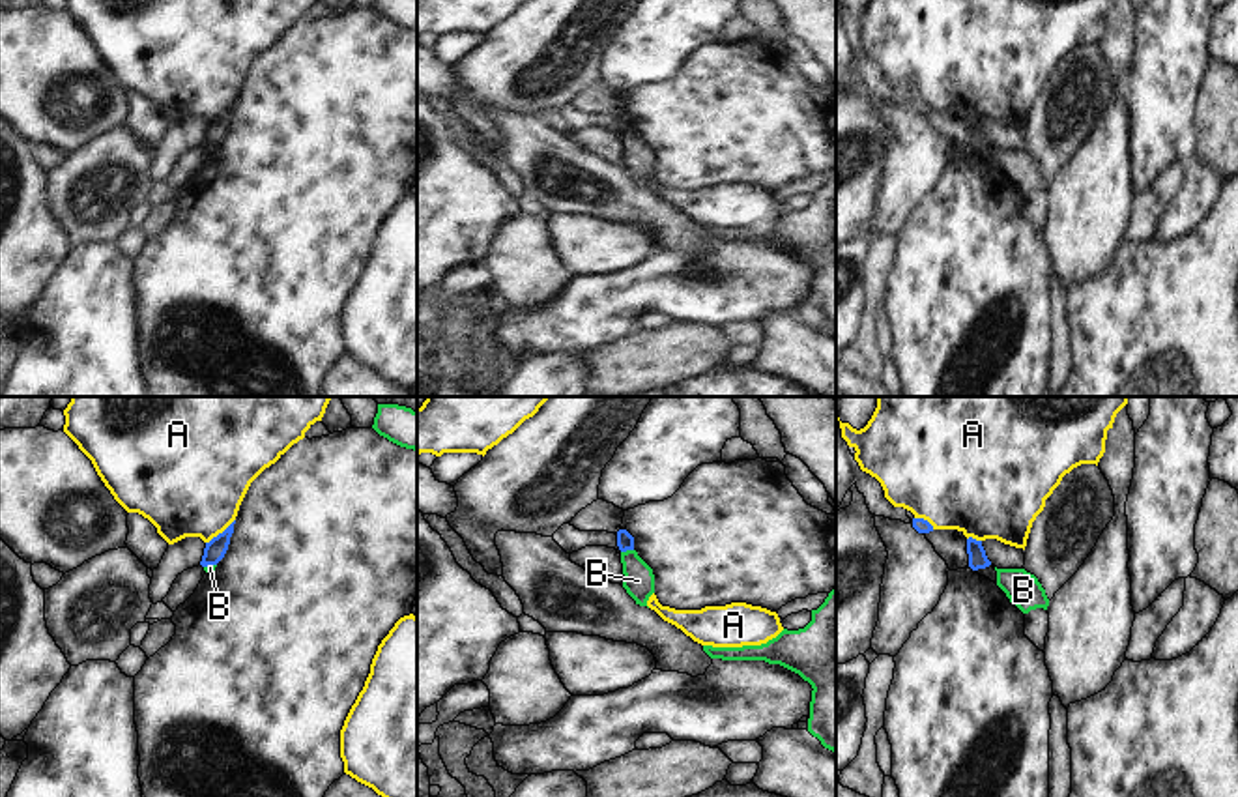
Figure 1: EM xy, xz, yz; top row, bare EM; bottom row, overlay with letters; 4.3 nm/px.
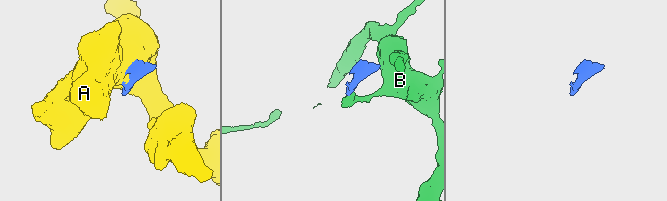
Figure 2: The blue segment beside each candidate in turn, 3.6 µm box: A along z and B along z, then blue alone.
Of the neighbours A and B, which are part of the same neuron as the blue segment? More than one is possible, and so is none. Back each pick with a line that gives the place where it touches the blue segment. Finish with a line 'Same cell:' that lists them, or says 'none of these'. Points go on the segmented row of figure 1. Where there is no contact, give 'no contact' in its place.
Same cell: none of these

